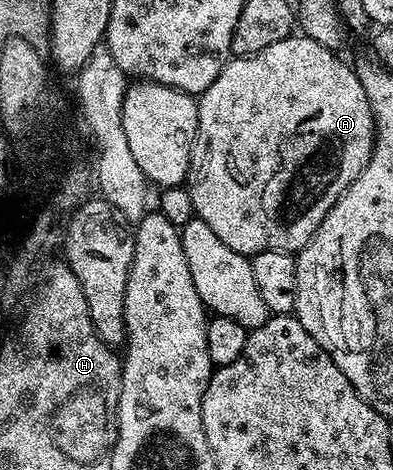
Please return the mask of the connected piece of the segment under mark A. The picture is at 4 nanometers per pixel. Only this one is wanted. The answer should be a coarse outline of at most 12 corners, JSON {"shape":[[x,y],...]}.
{"shape":[[292,36],[198,95],[185,183],[233,252],[298,252],[375,146]]}

